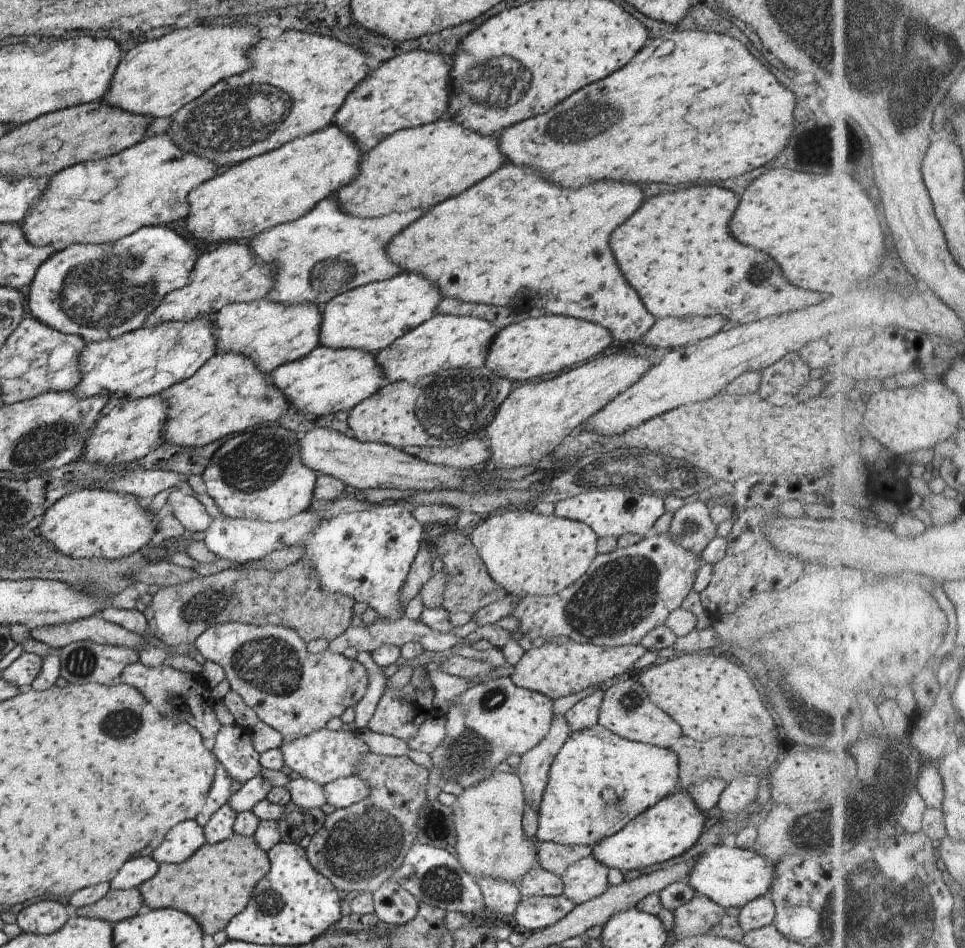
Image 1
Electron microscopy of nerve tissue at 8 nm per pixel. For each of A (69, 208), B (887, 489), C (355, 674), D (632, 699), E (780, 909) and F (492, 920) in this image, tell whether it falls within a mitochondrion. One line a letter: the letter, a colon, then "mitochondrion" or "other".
A: other
B: other
C: other
D: mitochondrion
E: other
F: other

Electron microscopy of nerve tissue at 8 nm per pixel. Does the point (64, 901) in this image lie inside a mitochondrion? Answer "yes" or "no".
no

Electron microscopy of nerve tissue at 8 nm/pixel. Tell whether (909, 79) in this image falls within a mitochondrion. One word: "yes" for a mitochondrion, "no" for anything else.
yes

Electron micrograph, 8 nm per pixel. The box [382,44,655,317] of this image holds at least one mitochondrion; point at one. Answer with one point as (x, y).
(499, 82)

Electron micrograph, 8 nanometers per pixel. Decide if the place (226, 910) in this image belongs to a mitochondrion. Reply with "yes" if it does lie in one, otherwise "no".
no

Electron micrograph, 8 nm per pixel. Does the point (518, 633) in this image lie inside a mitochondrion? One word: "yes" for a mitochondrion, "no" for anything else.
no

